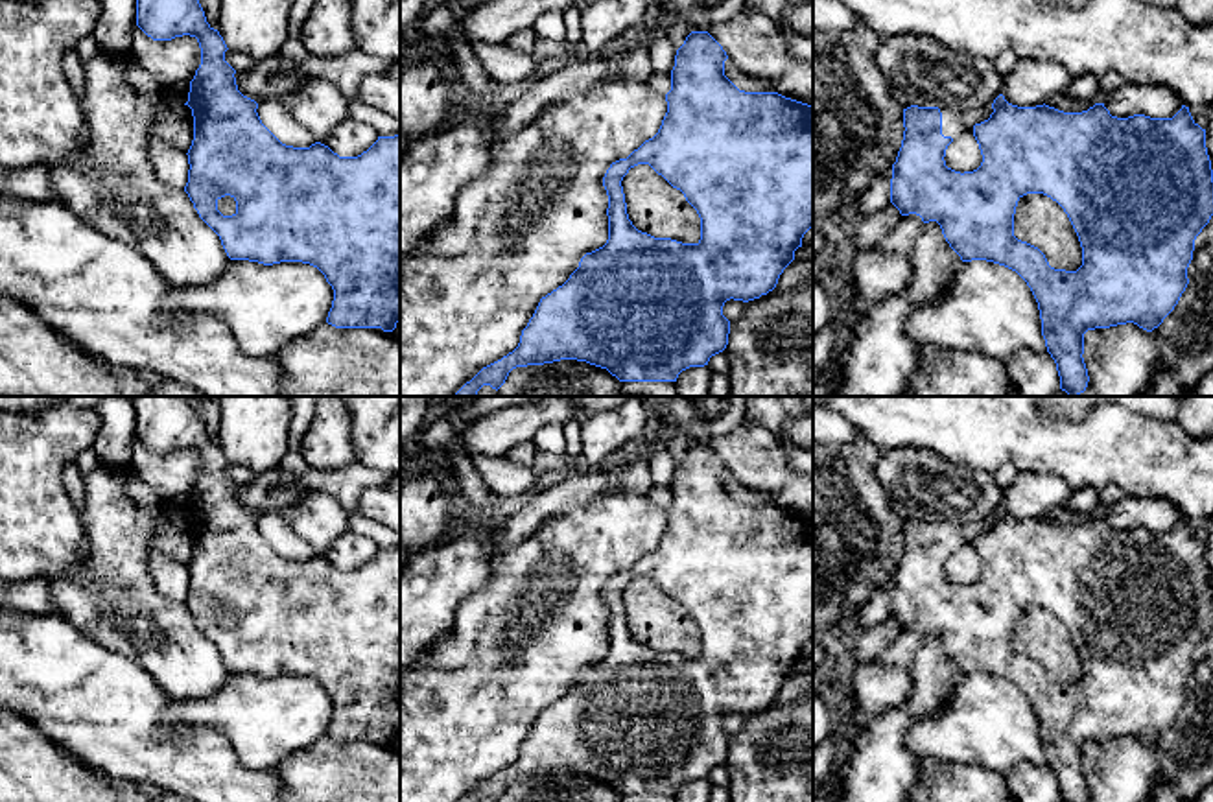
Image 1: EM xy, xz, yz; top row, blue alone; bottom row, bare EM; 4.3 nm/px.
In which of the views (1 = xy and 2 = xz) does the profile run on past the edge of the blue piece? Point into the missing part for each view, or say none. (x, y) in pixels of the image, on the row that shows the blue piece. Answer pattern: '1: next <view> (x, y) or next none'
1: next none
2: next none

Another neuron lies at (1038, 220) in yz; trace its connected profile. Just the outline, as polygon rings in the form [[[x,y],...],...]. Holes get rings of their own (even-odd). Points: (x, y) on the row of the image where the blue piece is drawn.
[[[1043,194],[1019,197],[1014,236],[1038,247],[1054,269],[1077,271],[1082,265],[1082,247],[1067,214]]]

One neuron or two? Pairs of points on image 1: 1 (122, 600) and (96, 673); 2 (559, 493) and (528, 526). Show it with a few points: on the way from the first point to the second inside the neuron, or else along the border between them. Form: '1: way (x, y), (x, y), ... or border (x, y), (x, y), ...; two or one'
1: border (69, 622), (142, 668); two
2: way (552, 500), (533, 518); one

